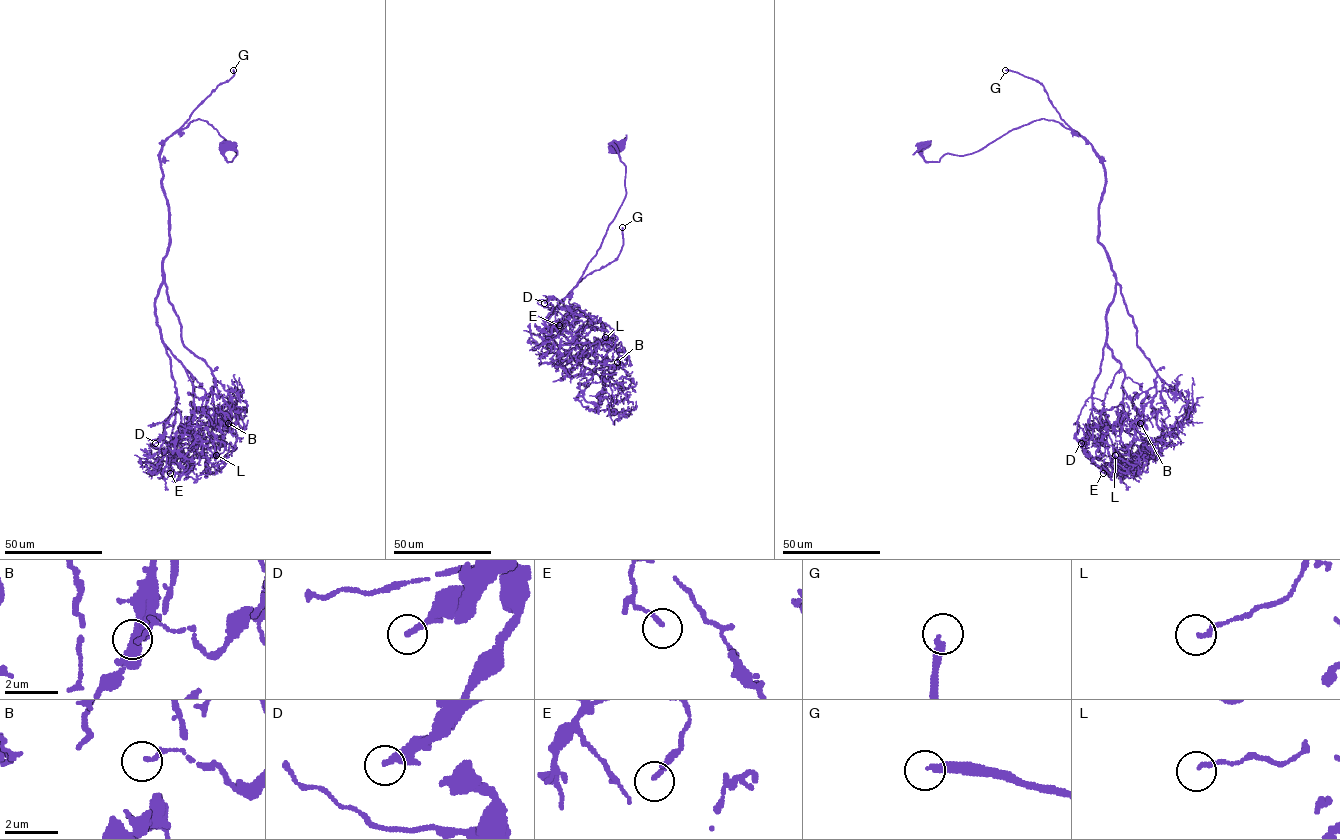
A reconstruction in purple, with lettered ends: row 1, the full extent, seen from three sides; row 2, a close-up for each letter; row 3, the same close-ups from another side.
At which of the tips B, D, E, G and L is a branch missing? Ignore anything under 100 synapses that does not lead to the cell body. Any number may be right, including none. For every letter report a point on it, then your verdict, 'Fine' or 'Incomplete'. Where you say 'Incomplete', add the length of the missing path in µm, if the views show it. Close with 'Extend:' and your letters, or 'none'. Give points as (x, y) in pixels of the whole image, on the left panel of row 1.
B: Place: (228, 423). Fine
D: Place: (155, 443). Fine
E: Place: (170, 473). Fine
G: Place: (233, 70). Incomplete. Missing length about 100 µm
L: Place: (216, 455). Fine
Extend: G

